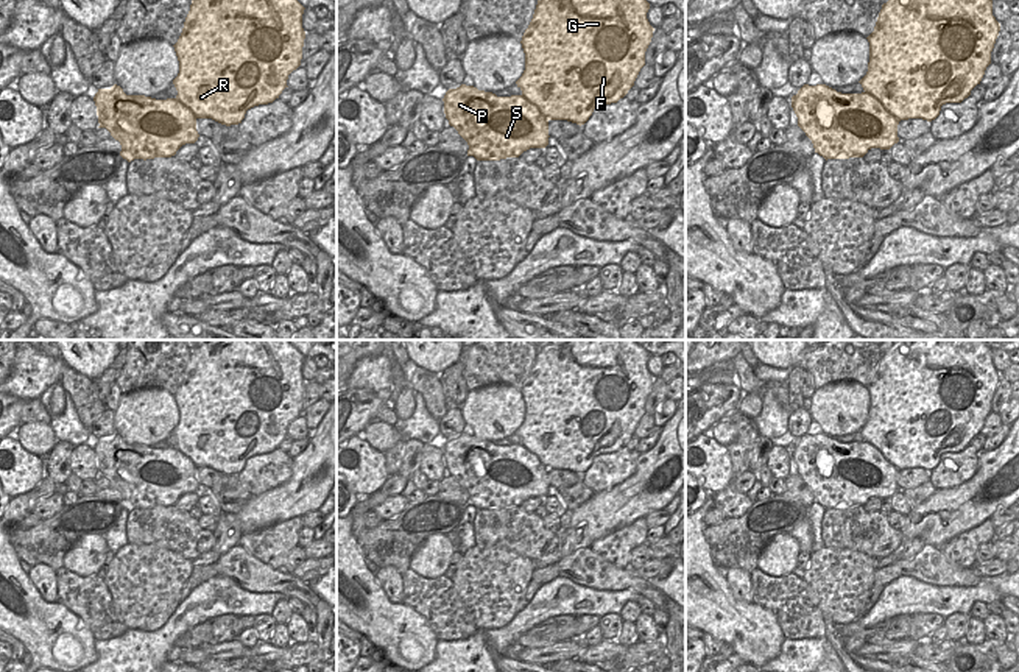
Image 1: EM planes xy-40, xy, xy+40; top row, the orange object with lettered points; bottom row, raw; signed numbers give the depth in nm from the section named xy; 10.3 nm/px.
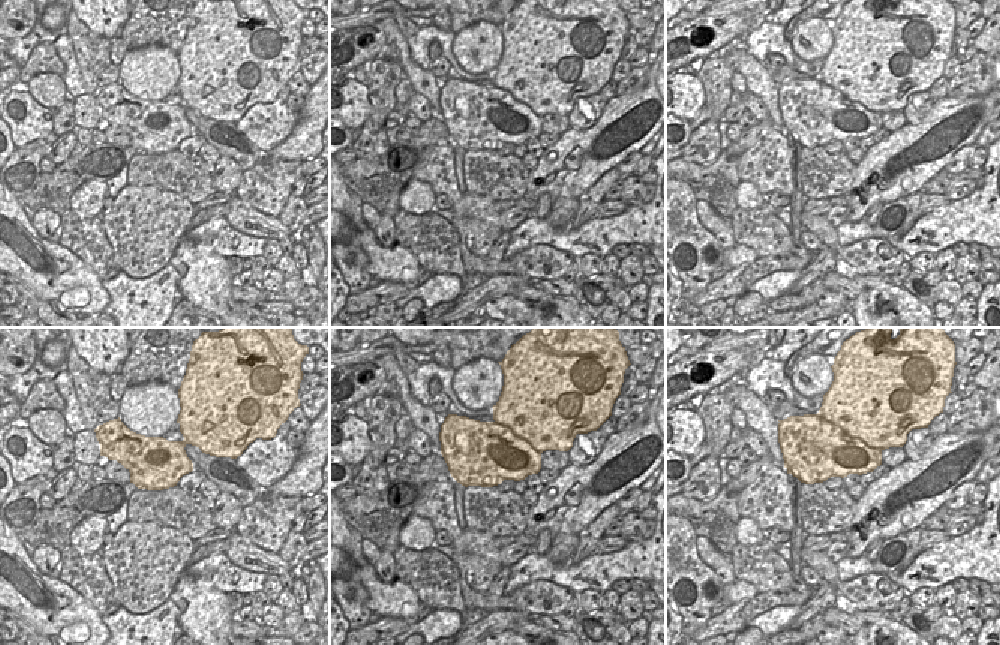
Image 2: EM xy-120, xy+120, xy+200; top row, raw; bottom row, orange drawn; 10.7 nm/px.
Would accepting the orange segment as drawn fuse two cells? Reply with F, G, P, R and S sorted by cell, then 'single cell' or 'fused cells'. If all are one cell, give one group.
groups F G P R S; single cell

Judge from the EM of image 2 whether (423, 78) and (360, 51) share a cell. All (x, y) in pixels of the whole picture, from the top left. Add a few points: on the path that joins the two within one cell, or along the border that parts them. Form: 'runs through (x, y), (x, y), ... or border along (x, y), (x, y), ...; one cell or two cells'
border along (383, 20), (386, 44); two cells

